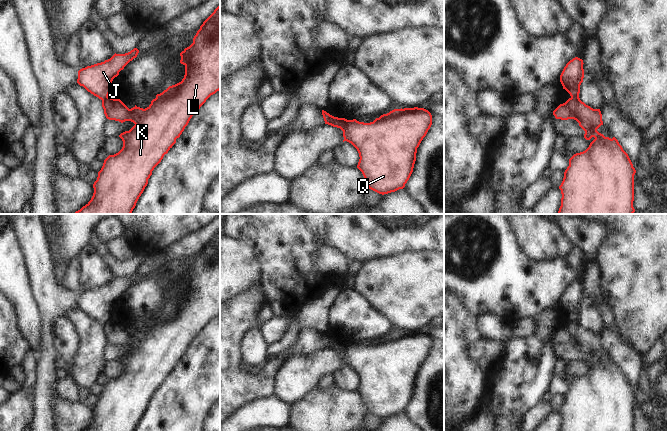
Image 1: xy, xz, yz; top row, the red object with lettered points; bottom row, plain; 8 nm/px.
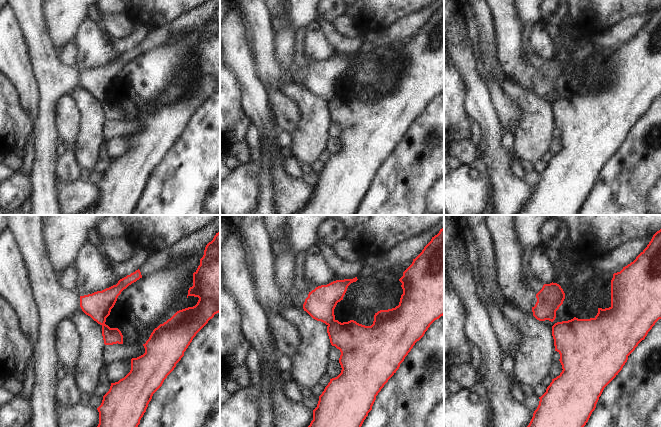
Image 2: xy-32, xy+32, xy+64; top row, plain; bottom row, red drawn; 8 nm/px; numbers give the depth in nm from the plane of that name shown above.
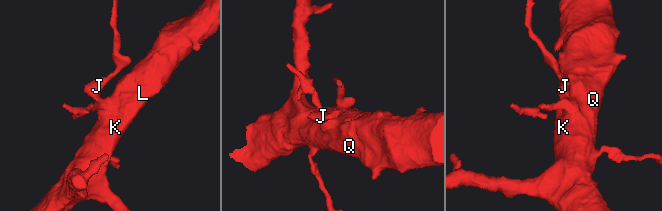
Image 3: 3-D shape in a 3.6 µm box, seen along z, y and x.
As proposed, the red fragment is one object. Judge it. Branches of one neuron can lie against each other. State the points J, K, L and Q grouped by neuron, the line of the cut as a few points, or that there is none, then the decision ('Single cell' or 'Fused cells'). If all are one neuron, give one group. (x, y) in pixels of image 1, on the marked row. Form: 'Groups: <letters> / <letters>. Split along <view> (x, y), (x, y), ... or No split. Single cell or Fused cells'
Groups: J / K L Q. Split along xz (329, 115), (330, 124). Fused cells.

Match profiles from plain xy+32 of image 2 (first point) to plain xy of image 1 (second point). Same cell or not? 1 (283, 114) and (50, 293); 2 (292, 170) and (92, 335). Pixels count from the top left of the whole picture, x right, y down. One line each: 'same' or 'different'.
1: different
2: different

